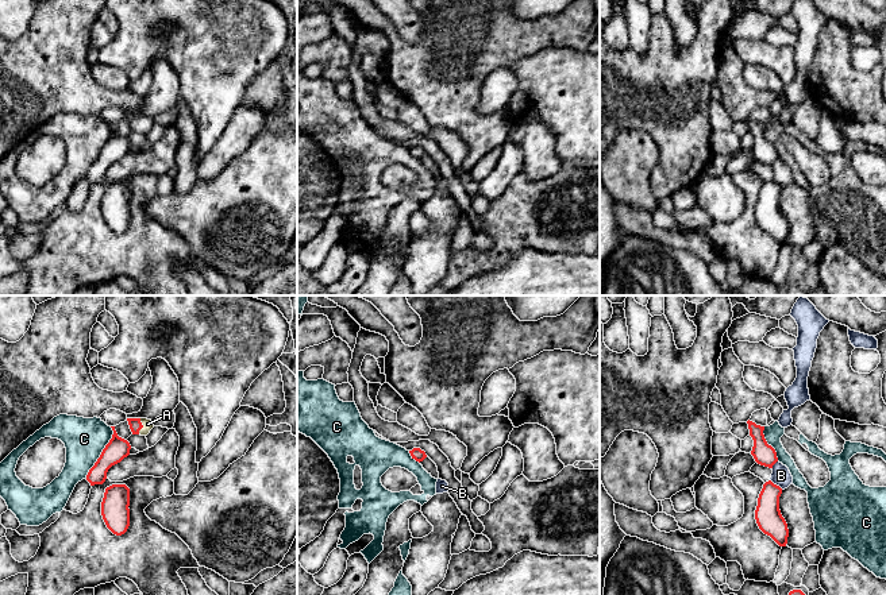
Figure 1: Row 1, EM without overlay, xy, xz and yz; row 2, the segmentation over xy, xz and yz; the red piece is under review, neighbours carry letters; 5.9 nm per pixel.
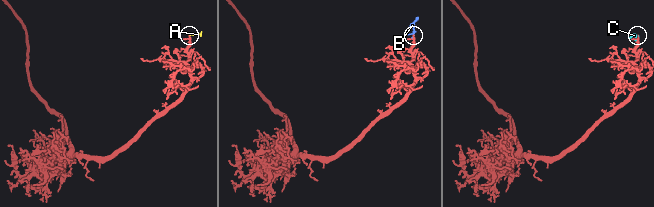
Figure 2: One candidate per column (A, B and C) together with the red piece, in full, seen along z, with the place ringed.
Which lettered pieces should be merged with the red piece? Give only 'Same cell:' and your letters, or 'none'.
Same cell: A

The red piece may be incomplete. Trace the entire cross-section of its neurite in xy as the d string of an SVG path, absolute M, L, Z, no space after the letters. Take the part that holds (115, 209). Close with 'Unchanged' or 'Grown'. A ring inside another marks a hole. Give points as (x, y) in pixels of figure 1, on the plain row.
M112 182L105 186L101 200L101 213L107 225L122 233L130 224L130 186L126 182Z. Unchanged

